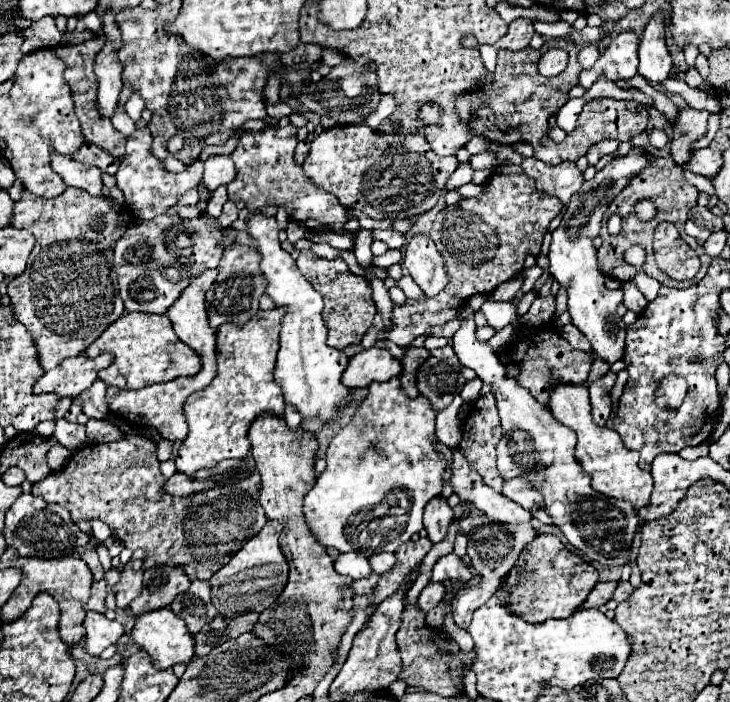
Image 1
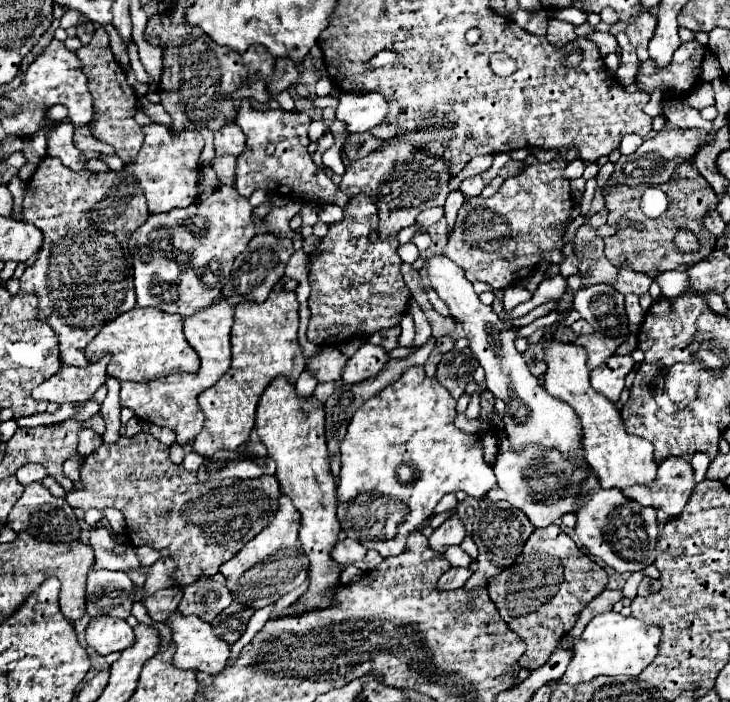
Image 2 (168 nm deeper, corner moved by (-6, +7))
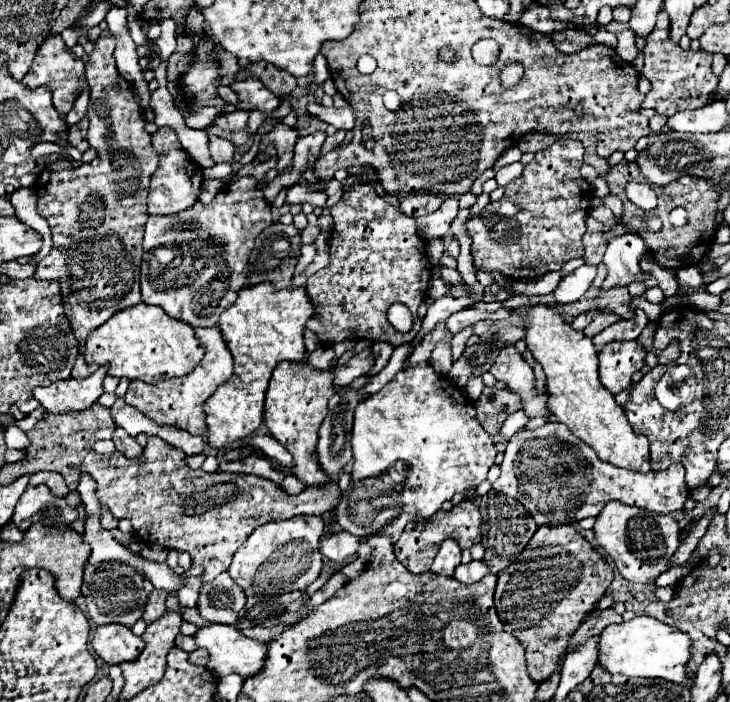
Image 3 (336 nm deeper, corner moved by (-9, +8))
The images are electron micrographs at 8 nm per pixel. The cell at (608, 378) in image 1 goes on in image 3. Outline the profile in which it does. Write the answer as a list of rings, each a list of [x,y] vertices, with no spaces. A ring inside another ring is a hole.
[[[611,342],[599,352],[599,380],[611,392],[619,394],[631,386],[631,376],[645,364],[645,350],[635,342]]]

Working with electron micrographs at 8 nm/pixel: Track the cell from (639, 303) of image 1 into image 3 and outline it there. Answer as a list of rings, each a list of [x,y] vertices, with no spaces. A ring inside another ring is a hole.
[[[623,234],[609,240],[603,254],[603,264],[607,266],[607,278],[601,290],[611,290],[615,286],[629,286],[631,282],[645,282],[645,286],[657,286],[653,276],[647,276],[639,268],[641,256],[647,252],[645,242],[637,234]]]

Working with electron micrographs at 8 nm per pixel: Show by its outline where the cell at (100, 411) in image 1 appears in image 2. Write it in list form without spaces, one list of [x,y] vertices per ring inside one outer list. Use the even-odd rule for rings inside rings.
[[[108,377],[108,395],[102,403],[100,415],[106,421],[106,433],[102,435],[104,443],[116,443],[120,439],[120,403],[118,403],[118,393],[120,393],[120,381],[114,377]]]

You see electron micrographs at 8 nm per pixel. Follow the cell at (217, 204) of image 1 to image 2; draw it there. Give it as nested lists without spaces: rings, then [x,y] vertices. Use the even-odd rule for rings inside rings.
[[[214,155],[212,167],[220,177],[220,185],[232,185],[234,183],[234,167],[236,167],[234,155]]]

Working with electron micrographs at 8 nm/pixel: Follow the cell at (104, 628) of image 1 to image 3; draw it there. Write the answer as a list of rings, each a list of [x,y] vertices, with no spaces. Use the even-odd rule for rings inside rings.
[[[109,624],[97,626],[91,646],[107,664],[121,664],[125,660],[135,660],[141,654],[145,642],[127,626]]]

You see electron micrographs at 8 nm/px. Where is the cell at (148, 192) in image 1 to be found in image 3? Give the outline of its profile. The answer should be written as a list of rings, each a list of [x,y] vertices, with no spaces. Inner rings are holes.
[[[159,128],[155,134],[151,134],[153,150],[159,154],[159,168],[151,176],[151,188],[149,188],[149,214],[175,214],[185,208],[191,208],[201,192],[203,184],[203,172],[201,168],[187,156],[187,152],[181,148],[179,138],[173,128]]]

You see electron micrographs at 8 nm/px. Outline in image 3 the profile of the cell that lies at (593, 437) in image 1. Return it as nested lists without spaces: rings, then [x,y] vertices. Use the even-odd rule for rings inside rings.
[[[547,306],[529,308],[525,330],[527,348],[547,374],[547,390],[551,394],[549,410],[555,420],[567,424],[573,436],[593,446],[603,462],[641,474],[651,472],[649,440],[645,436],[637,436],[631,430],[623,408],[615,402],[615,396],[601,386],[597,376],[597,352],[591,338],[587,338],[583,332],[573,330],[555,310]]]

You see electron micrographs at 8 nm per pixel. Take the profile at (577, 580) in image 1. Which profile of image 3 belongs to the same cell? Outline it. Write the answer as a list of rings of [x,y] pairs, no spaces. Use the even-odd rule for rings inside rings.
[[[569,524],[539,526],[539,530],[533,534],[533,538],[525,546],[525,550],[519,554],[519,558],[515,562],[511,562],[503,572],[499,572],[497,590],[495,590],[497,614],[499,614],[505,630],[509,630],[525,646],[527,670],[535,682],[547,680],[557,670],[557,660],[561,658],[563,650],[567,648],[571,634],[589,616],[589,612],[593,612],[595,604],[607,592],[611,580],[613,580],[611,566]]]

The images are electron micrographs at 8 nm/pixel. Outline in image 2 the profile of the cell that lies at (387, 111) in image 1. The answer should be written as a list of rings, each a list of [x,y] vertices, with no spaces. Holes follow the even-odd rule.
[[[340,95],[340,105],[336,109],[336,119],[346,125],[346,133],[370,131],[386,115],[386,101],[380,95]]]

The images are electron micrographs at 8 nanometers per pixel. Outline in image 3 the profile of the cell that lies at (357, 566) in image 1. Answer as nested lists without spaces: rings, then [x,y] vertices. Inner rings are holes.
[[[339,532],[339,534],[331,534],[327,538],[321,538],[319,550],[323,552],[323,556],[327,556],[331,562],[343,562],[347,558],[351,558],[359,548],[359,538],[349,534],[349,532]]]

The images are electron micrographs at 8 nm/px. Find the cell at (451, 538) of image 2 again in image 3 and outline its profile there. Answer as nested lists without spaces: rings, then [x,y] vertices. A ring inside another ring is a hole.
[[[447,538],[441,542],[439,552],[431,564],[431,570],[437,574],[445,574],[445,576],[453,576],[455,566],[461,562],[461,548],[457,544],[455,538]]]

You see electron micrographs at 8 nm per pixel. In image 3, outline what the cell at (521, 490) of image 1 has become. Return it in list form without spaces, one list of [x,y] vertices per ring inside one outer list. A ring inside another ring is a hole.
[[[547,422],[537,430],[521,430],[513,434],[505,448],[501,476],[493,488],[505,496],[517,498],[539,526],[573,524],[587,516],[597,516],[609,500],[621,500],[623,504],[647,508],[651,512],[671,514],[683,510],[683,504],[689,498],[685,468],[681,464],[649,474],[615,468],[599,460],[595,450],[575,438],[561,422]]]

